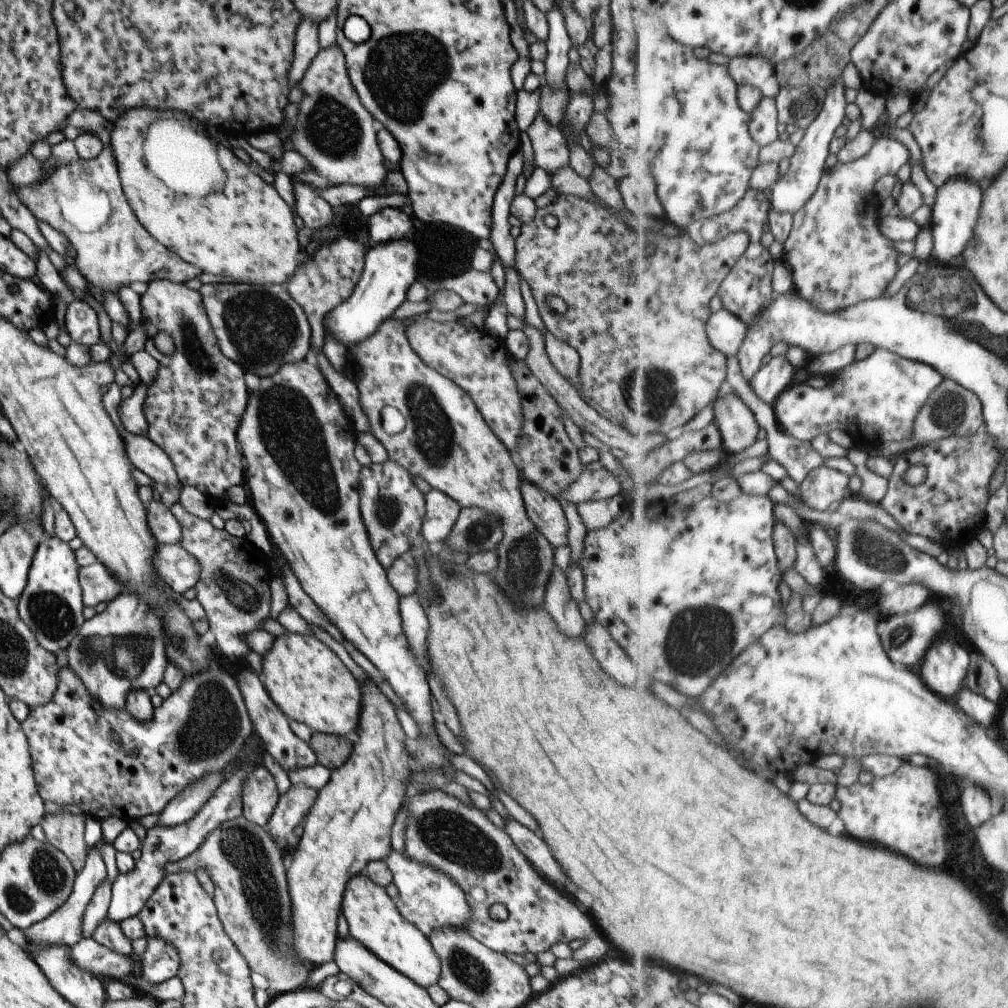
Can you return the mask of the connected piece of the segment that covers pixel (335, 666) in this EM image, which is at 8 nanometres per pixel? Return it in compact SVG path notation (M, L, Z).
M281 634L273 638L271 648L261 657L259 680L269 699L288 719L305 724L312 732L352 738L359 726L361 686L343 663L317 638L307 634Z

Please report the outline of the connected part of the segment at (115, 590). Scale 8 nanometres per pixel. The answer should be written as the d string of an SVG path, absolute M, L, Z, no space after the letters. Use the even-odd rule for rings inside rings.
M98 561L78 568L78 584L85 607L95 607L99 602L107 604L121 593L119 582Z

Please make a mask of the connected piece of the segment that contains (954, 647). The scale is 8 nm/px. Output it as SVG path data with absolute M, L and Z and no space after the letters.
M939 640L927 654L921 667L923 680L945 698L955 698L966 686L970 673L969 652L955 640Z

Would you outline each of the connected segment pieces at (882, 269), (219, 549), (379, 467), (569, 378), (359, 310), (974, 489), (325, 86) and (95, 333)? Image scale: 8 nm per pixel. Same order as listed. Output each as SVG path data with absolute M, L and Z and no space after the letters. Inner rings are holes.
M894 134L879 136L869 154L853 164L838 161L833 168L827 168L813 198L794 215L794 228L784 244L783 259L791 266L795 290L819 306L819 310L838 312L859 302L882 298L899 272L901 254L895 250L895 242L883 233L879 214L881 204L875 196L875 184L885 176L896 175L911 158L909 148L893 137Z
M178 502L168 510L181 526L178 546L193 556L199 566L199 578L194 587L195 599L205 611L214 646L230 663L245 663L247 652L251 650L244 636L252 631L262 630L264 620L269 618L269 585L273 578L273 556L261 552L250 542L248 536L236 538L224 529L215 530L208 520L201 520L189 514Z
M391 461L361 465L359 484L359 514L375 558L387 572L391 564L420 538L421 520L425 514L423 494L415 488L411 476Z
M545 332L544 337L544 352L551 362L551 366L561 374L561 378L579 394L579 374L578 374L578 355L577 352L557 340L555 336Z
M411 238L403 240L389 240L383 244L375 244L366 252L361 277L353 286L351 294L339 302L335 308L331 308L323 316L323 332L327 330L329 336L337 338L346 349L355 346L357 342L367 340L383 320L392 316L403 300L406 300L406 293L415 278L415 246L411 248Z
M985 429L969 436L951 436L942 441L933 442L909 450L897 459L889 481L887 496L879 506L884 509L903 530L910 534L921 535L939 543L943 548L966 545L975 540L982 532L985 522L985 508L989 502L989 484L999 466L1002 454L995 438ZM911 465L923 466L927 471L925 480L918 485L910 485L903 480L903 474Z
M339 46L321 48L305 68L303 77L299 80L301 100L297 103L297 114L292 121L289 139L293 146L293 152L297 152L307 160L311 172L325 178L333 186L349 185L361 186L361 188L379 188L387 180L388 164L384 161L376 142L377 125L371 114L365 110L359 102L355 90L351 87L345 60Z
M80 299L66 305L64 326L68 338L75 344L91 347L100 342L96 313Z

